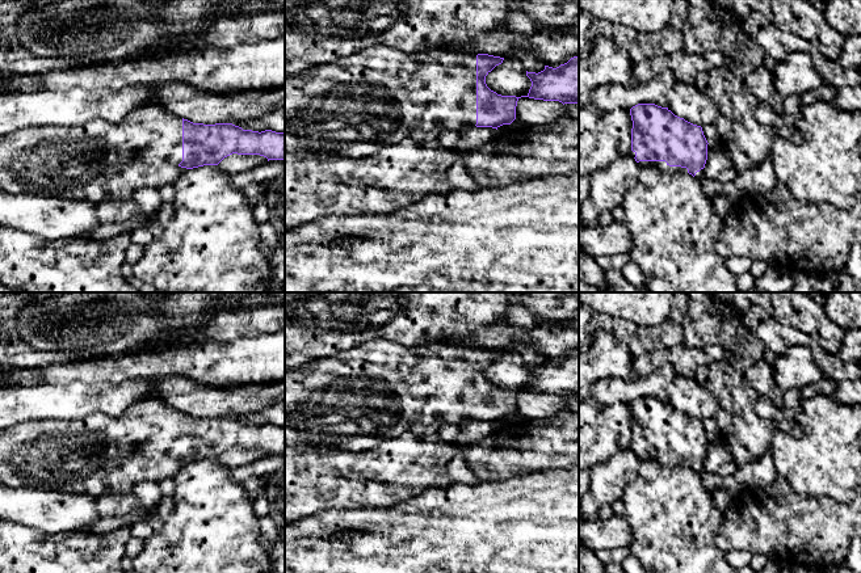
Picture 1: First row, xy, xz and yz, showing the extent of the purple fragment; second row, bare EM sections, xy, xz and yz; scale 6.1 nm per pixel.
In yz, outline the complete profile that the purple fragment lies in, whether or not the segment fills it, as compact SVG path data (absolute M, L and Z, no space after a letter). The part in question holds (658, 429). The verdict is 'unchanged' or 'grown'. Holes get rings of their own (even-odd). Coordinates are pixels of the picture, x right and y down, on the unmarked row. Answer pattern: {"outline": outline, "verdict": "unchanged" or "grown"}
{"outline": "M638 397L630 403L633 414L630 450L640 460L654 460L664 467L689 467L697 473L706 472L705 458L707 445L713 441L707 437L702 421L677 410L669 401L655 397Z", "verdict": "grown"}

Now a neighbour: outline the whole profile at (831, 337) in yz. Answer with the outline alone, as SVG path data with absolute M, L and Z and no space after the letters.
M769 292L773 313L770 320L777 325L791 325L807 334L818 333L823 350L837 354L844 342L844 329L830 320L824 307L818 304L808 292Z

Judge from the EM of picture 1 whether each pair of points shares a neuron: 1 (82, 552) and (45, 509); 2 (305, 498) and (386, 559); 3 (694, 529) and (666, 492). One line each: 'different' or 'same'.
1: different
2: different
3: same

